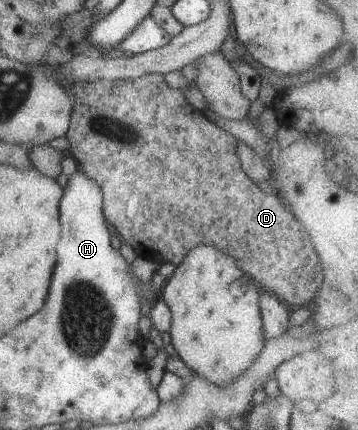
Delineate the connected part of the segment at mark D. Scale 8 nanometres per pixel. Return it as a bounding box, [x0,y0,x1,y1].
[66,73,322,309]

